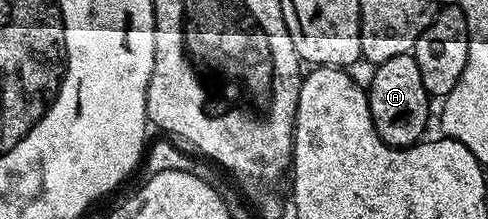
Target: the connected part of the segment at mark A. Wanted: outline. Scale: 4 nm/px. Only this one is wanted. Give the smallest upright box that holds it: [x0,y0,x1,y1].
[367,53,431,146]

